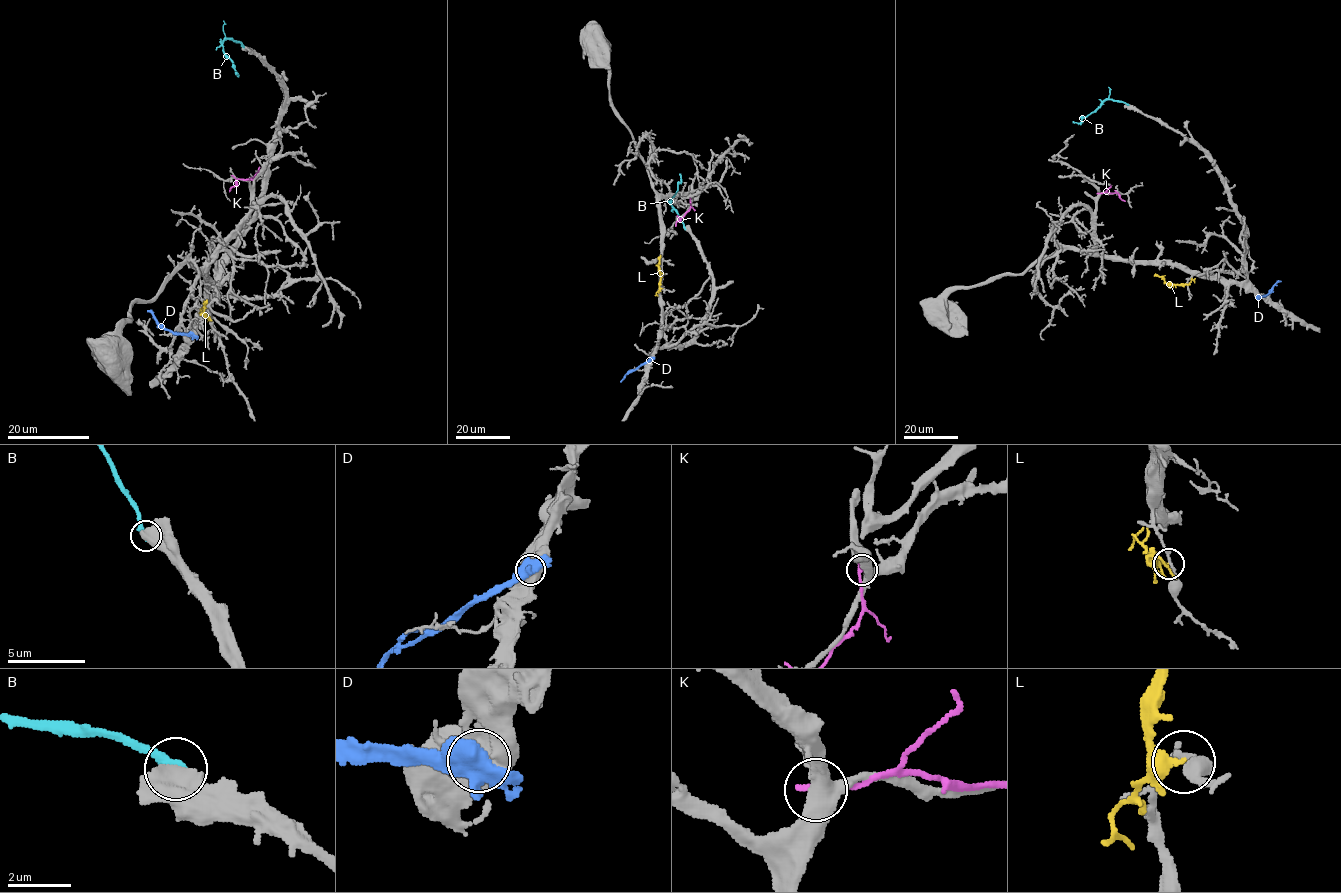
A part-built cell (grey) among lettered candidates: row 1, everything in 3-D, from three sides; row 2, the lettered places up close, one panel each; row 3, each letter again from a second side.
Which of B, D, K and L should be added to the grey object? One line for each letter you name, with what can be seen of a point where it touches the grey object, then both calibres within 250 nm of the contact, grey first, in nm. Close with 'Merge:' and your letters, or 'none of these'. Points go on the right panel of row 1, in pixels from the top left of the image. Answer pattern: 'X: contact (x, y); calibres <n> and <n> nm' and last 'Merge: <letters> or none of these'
Merge: none of these

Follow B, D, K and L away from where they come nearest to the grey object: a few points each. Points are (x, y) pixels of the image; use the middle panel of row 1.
B: (685, 229), (671, 204), (681, 181), (679, 173)
D: (651, 359), (630, 370), (621, 382)
K: (690, 199), (690, 209), (675, 226)
L: (662, 288), (659, 287), (660, 255)

